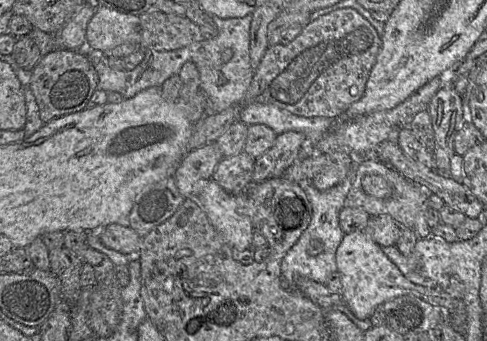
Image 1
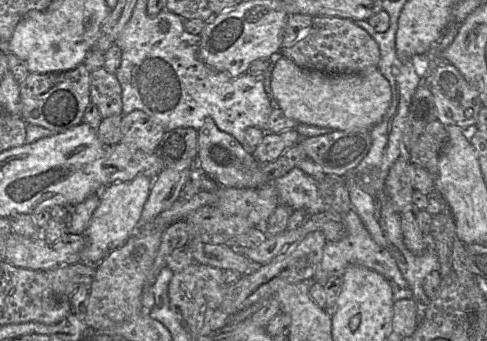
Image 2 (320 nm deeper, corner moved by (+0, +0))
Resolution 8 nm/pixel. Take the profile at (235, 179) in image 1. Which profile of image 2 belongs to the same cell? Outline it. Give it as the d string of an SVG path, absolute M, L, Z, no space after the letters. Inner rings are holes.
M295 128L279 133L265 133L262 141L253 148L251 154L260 164L272 162L287 149L298 144L301 138Z

